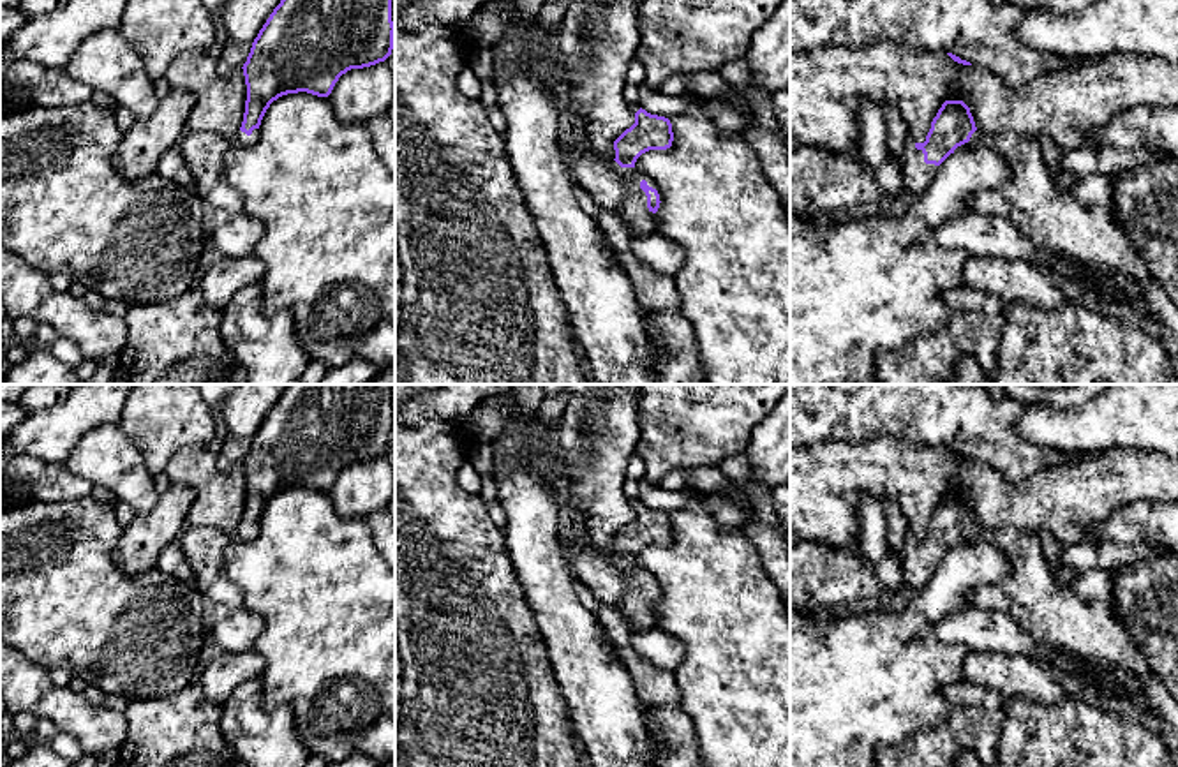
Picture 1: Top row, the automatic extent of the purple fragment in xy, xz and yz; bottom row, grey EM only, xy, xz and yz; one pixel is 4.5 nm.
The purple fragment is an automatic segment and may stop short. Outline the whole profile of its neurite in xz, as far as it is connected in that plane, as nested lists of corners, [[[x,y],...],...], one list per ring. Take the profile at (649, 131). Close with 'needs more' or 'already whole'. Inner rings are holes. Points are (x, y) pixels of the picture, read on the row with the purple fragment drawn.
[[[638,104],[630,106],[635,123],[614,141],[614,160],[600,157],[577,130],[570,146],[564,146],[577,185],[585,189],[594,203],[614,212],[630,229],[631,238],[645,236],[654,231],[660,208],[656,183],[635,169],[637,159],[649,150],[667,150],[672,146],[672,123],[665,116],[651,115]]] | needs more

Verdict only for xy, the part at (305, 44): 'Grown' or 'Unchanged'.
Grown

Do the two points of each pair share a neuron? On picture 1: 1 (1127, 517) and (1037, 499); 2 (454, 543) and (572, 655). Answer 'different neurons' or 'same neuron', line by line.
1: different neurons
2: different neurons

